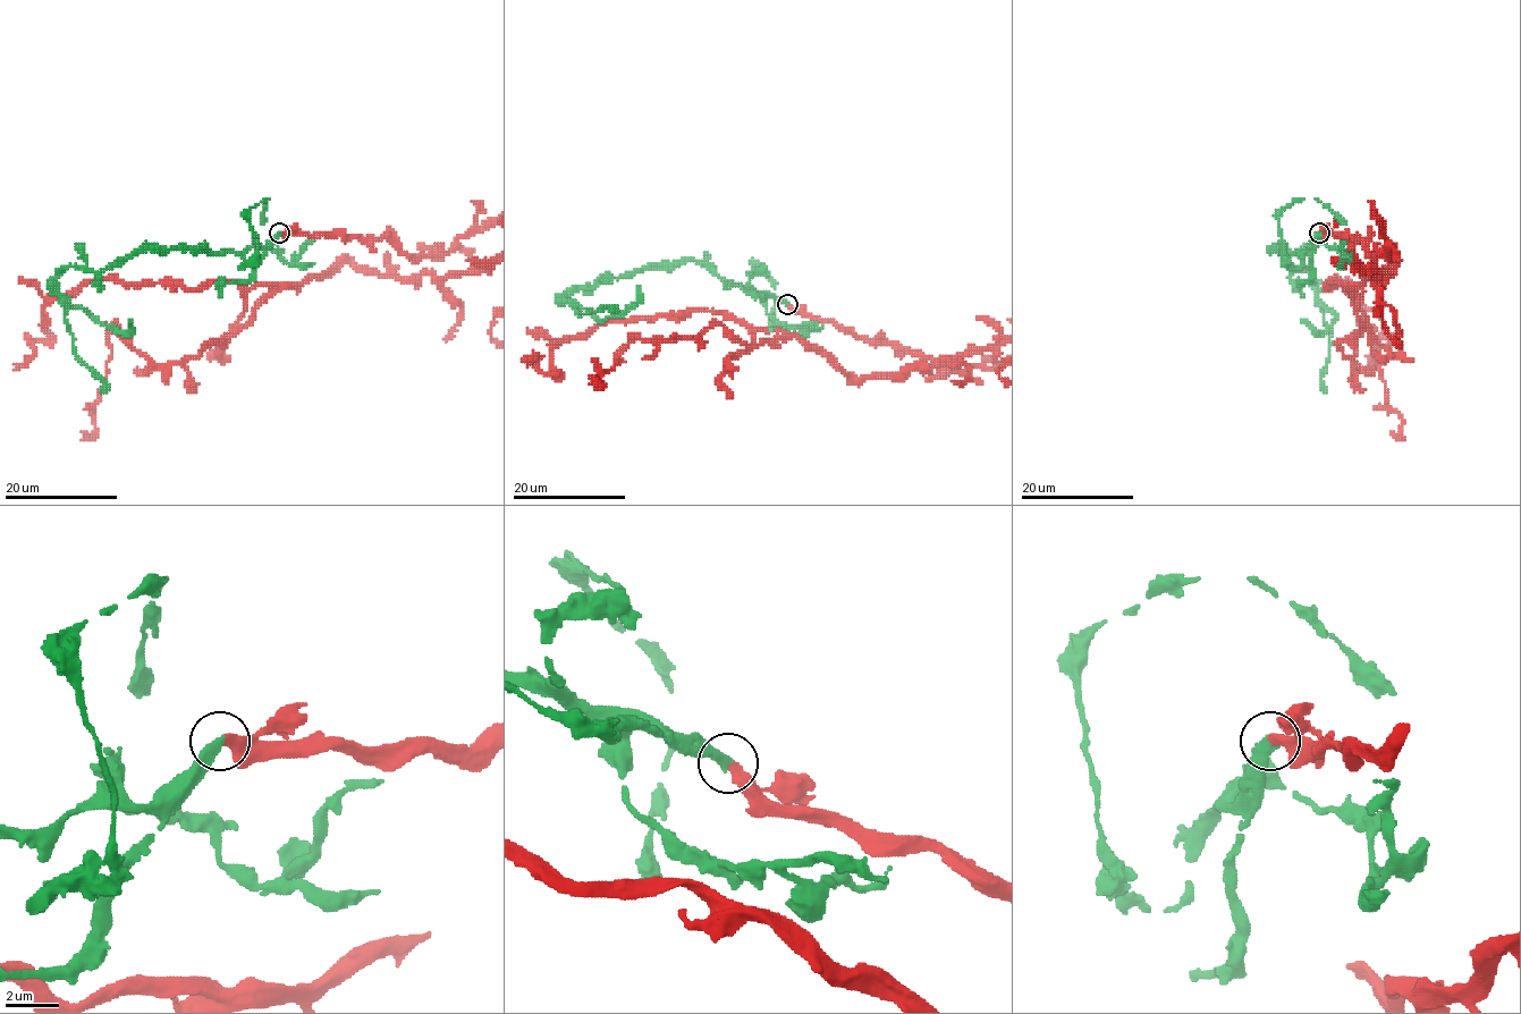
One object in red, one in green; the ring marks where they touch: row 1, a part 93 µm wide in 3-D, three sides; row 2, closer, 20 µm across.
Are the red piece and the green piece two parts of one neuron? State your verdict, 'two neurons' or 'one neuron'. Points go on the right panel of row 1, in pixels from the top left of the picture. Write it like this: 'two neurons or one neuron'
one neuron

